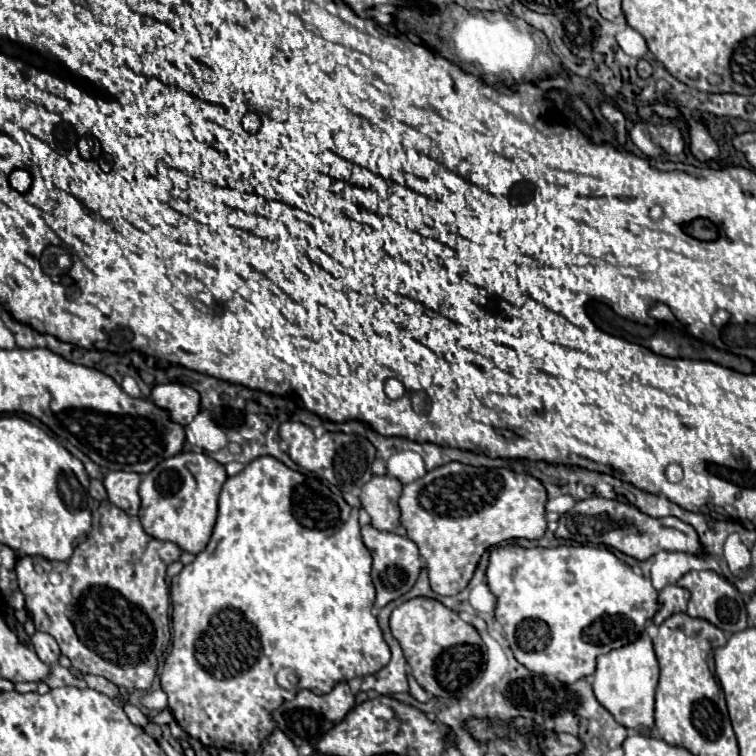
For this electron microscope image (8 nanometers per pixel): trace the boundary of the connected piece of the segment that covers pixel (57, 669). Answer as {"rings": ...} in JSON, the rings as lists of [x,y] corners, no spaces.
{"rings":[[[52,664],[52,674],[44,680],[50,688],[58,686],[74,686],[74,688],[86,688],[86,680],[74,676],[70,670],[62,668],[60,664]]]}

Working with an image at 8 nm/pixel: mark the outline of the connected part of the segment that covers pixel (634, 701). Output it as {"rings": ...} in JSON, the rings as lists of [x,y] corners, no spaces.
{"rings":[[[642,634],[640,640],[598,658],[592,688],[596,700],[614,716],[618,724],[622,724],[628,730],[638,728],[640,734],[650,736],[650,730],[654,728],[656,684],[658,684],[658,662],[648,634]]]}

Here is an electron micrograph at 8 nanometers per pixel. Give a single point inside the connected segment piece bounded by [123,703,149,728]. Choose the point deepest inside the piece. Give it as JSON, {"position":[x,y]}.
{"position":[135,715]}

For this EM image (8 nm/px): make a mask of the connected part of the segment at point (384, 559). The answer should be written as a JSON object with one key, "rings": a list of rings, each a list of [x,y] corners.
{"rings":[[[372,526],[362,528],[362,538],[374,560],[374,564],[372,564],[372,582],[376,586],[374,606],[384,608],[388,602],[400,598],[404,592],[408,592],[414,586],[414,582],[420,574],[420,568],[422,568],[418,546],[412,540],[408,540],[406,536],[392,534],[392,532],[380,532]]]}

